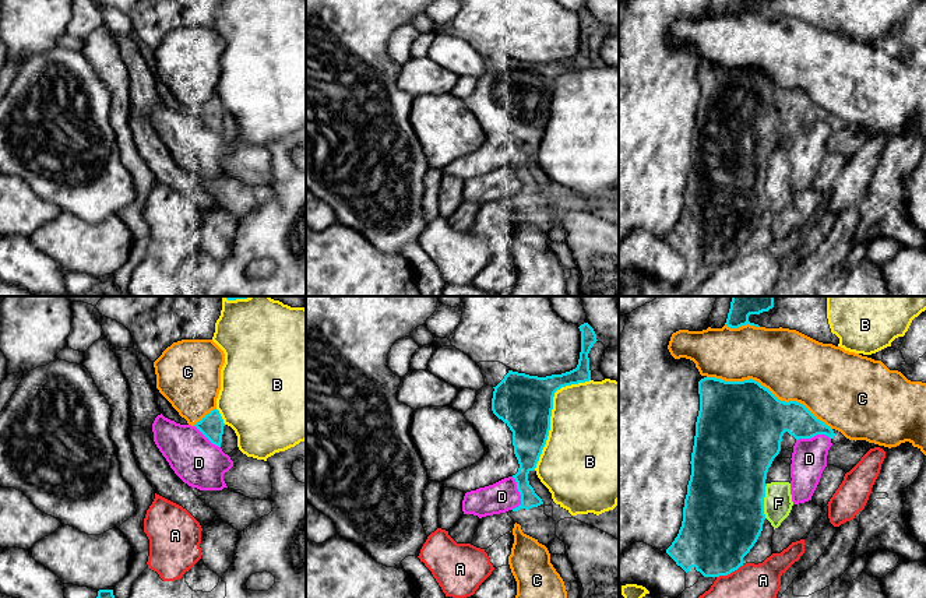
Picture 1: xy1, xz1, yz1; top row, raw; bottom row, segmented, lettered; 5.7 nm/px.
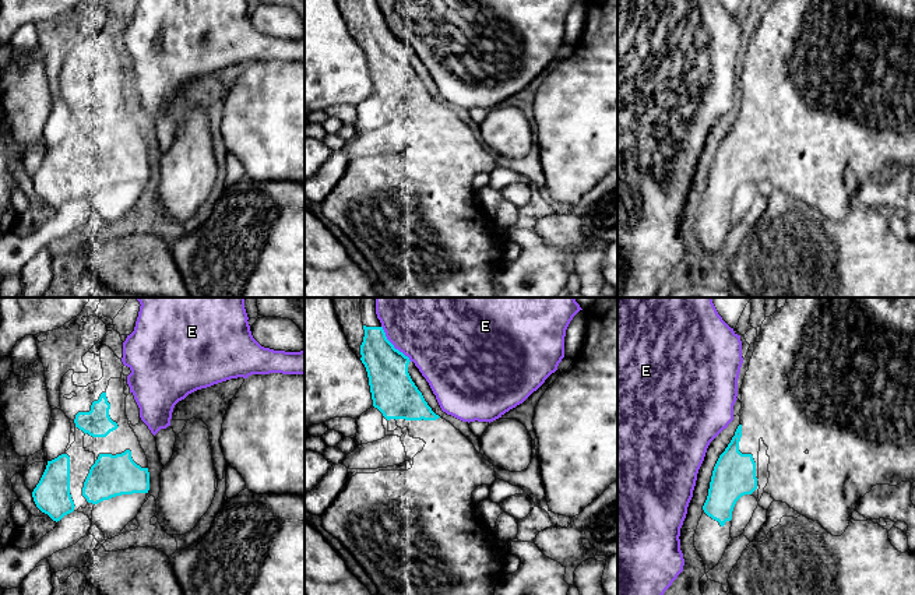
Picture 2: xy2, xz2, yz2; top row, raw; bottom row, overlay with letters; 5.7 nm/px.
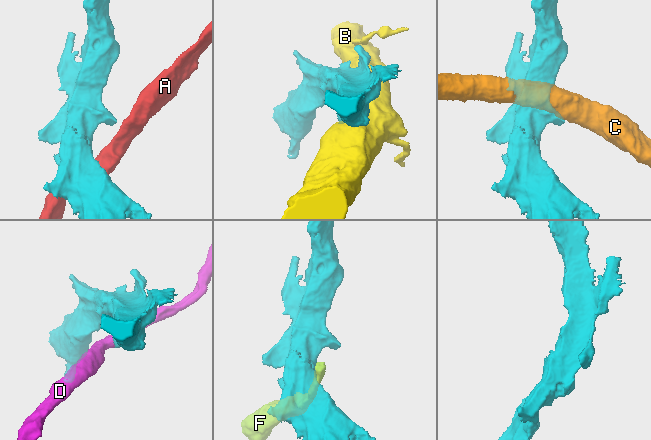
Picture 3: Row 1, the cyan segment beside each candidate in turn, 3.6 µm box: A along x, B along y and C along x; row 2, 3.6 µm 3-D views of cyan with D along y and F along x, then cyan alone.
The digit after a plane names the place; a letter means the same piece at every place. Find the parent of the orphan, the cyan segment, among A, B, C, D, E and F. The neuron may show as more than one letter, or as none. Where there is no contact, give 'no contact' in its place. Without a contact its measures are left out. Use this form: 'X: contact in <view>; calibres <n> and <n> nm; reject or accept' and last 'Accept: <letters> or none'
A: contact in yz1; calibres 420 and 360 nm; reject
B: contact in xz1; calibres 320 and 500 nm; reject
C: contact in yz1; calibres 500 and 380 nm; reject
D: contact in xz1; calibres 140 and 180 nm; reject
E: contact in xz2; calibres 240 and 360 nm; reject
F: contact in yz1; calibres 460 and 160 nm; reject
Accept: none

